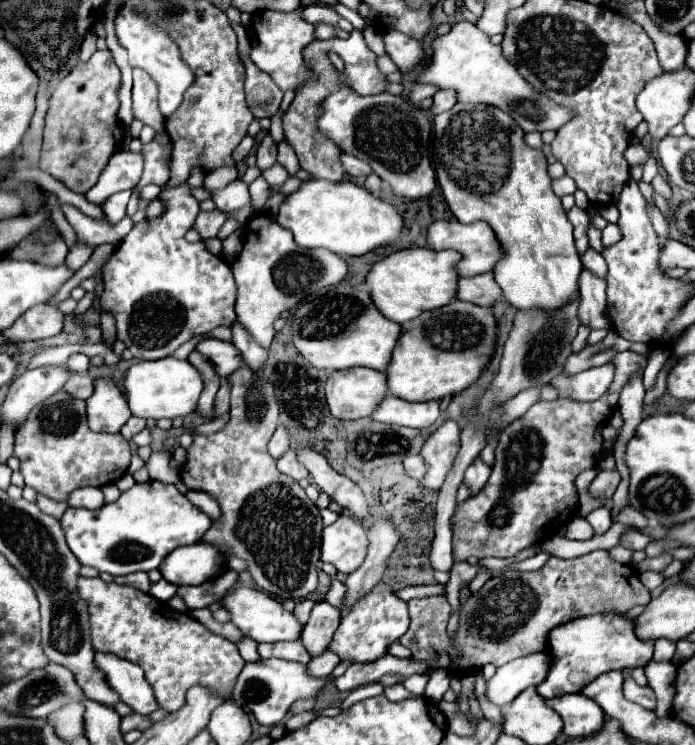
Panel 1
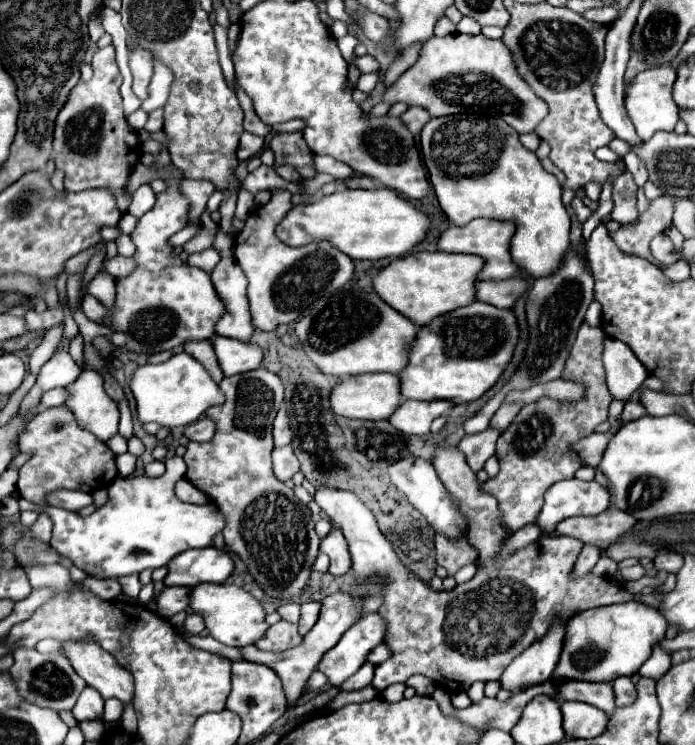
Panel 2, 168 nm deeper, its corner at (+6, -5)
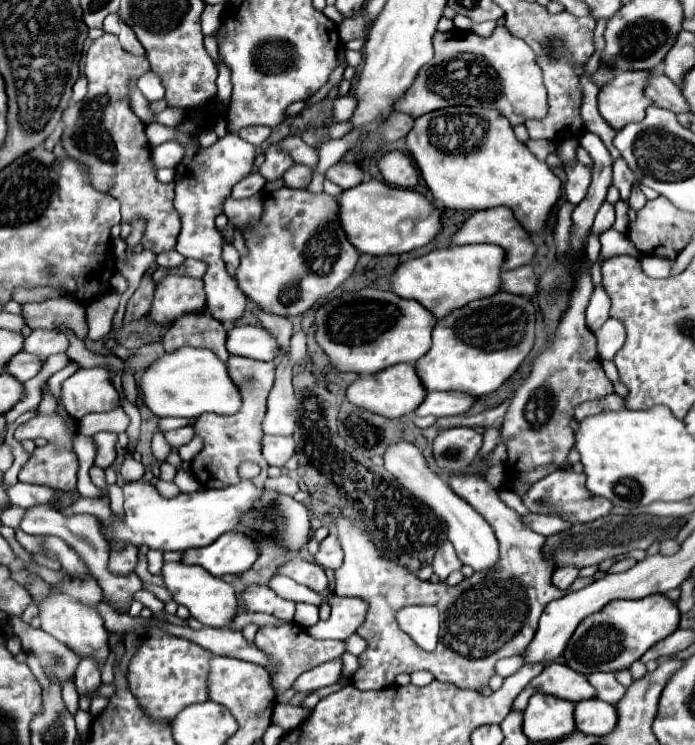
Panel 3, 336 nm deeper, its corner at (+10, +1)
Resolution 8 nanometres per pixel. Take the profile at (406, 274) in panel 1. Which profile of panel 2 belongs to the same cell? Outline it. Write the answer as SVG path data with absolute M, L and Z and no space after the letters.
M414 252L392 260L384 270L380 270L380 274L374 278L374 290L396 312L412 320L416 326L424 326L428 320L432 320L432 316L456 310L474 300L474 282L480 268L480 256L472 254Z

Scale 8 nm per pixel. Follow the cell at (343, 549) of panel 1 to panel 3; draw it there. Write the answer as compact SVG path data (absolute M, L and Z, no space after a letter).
M330 532L322 542L320 542L320 550L314 556L316 564L320 564L322 568L332 568L336 570L342 562L342 550L338 544L338 536L336 532Z

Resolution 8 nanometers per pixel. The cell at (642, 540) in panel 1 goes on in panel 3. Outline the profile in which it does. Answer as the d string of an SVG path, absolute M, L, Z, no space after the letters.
M526 514L526 516L522 516L522 522L524 522L530 530L534 530L534 532L538 532L538 534L542 534L542 536L556 534L556 532L566 530L566 528L570 526L570 524L564 522L562 518L552 518L552 516L544 516L544 514Z

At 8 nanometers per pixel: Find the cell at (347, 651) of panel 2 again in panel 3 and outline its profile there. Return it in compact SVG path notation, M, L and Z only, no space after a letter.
M336 658L332 662L326 662L324 666L316 666L308 672L300 674L300 678L294 682L292 688L296 690L296 694L310 694L320 688L336 684L340 674L342 674L342 660Z

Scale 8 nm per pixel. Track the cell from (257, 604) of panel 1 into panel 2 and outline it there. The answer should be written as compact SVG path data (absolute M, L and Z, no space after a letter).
M200 584L200 586L192 588L190 606L196 614L200 614L204 618L210 636L216 638L218 642L226 644L226 646L244 648L244 646L256 644L256 640L260 640L266 634L266 630L270 628L266 624L266 612L264 612L262 604L250 592L246 592L238 586Z

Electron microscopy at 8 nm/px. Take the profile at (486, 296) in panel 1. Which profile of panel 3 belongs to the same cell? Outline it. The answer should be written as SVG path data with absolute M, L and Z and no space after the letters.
M522 266L516 270L508 270L502 274L502 290L520 294L520 296L532 296L538 288L538 276L532 266Z

